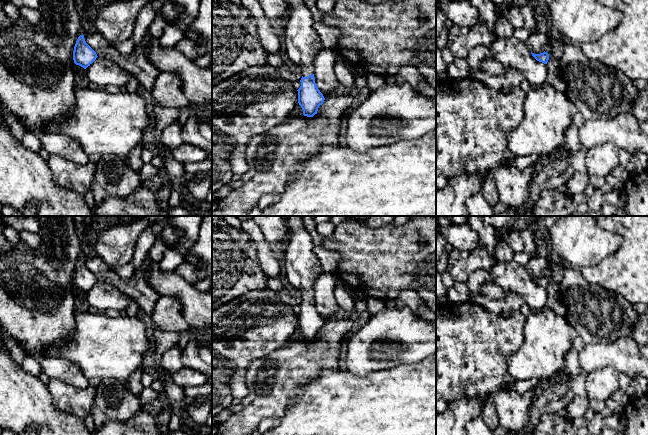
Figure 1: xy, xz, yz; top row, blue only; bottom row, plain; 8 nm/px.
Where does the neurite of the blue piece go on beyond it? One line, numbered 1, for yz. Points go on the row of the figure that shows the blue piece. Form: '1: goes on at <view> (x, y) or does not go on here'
1: does not go on here

